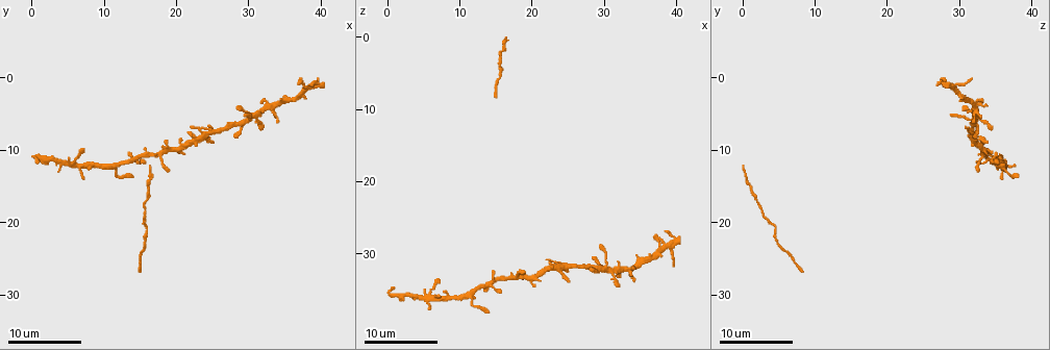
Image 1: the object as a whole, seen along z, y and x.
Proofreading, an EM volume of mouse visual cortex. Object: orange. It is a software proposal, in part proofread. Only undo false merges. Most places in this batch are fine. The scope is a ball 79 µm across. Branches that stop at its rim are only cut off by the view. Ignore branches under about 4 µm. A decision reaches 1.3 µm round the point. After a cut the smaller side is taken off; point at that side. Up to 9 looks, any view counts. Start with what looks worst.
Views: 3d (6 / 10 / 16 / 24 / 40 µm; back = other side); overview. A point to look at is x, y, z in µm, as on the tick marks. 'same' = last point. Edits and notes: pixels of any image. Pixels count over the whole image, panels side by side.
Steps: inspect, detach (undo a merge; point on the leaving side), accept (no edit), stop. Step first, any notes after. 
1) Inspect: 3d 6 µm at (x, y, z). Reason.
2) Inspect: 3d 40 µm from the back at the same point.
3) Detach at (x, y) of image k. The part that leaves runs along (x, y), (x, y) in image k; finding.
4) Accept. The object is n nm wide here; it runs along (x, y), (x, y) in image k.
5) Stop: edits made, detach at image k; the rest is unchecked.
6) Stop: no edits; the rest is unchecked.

Inspect: 3d 10 µm at (17.5, 10.5, 33.0). Two arms in line, one across.

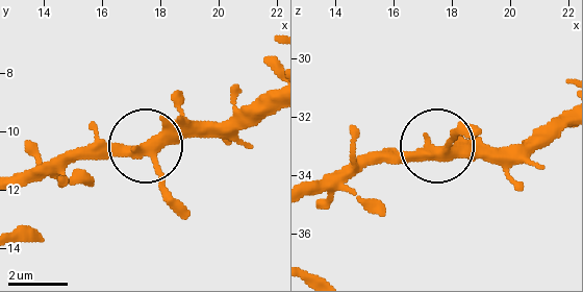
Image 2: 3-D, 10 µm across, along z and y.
Accept. It runs along (176, 207), (147, 151), (74, 149) in image 2; one neuron here.

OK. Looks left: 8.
Inspect: 3d 10 µm at (31.0, 5.0, 32.5). Small branch off a trunk.

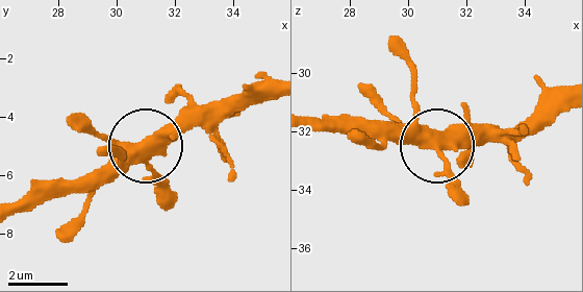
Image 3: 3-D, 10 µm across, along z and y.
Accept. It runs along (313, 123), (417, 126), (439, 148), (448, 196) in image 3; one neuron here.

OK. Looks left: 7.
Inspect: 3d 6 µm at (16.0, 15.5, 1.0). Narrows sharply.

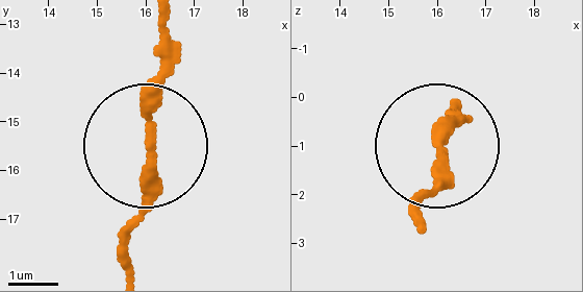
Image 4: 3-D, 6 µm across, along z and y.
Accept. The object is 200 nm wide here; continuous, no second neuron.

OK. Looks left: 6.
Inspect: 3d 10 µm at (16.0, 20.5, 4.5). Thin neck.

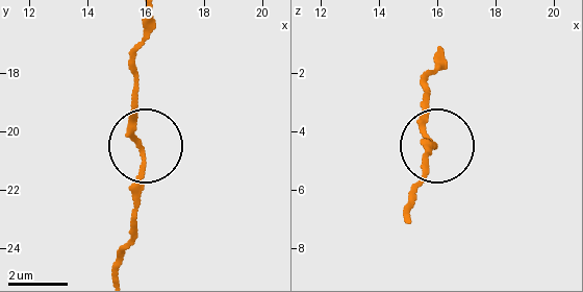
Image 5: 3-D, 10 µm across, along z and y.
Inspect: 3d 10 µm from the back at the same point. From behind.

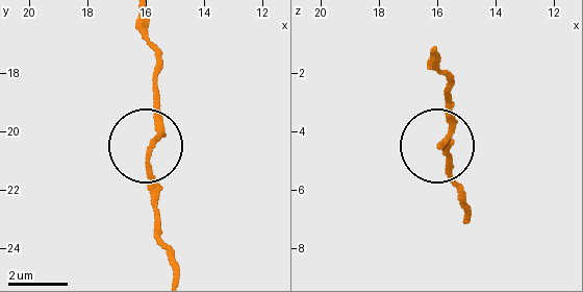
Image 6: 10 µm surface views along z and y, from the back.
Accept. One neuron here.

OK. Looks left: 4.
Stop: no edits; the rest is unchecked.

